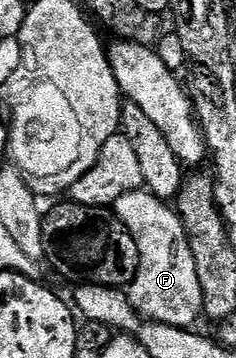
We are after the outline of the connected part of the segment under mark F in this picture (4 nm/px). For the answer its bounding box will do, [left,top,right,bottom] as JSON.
[111,190,203,328]

